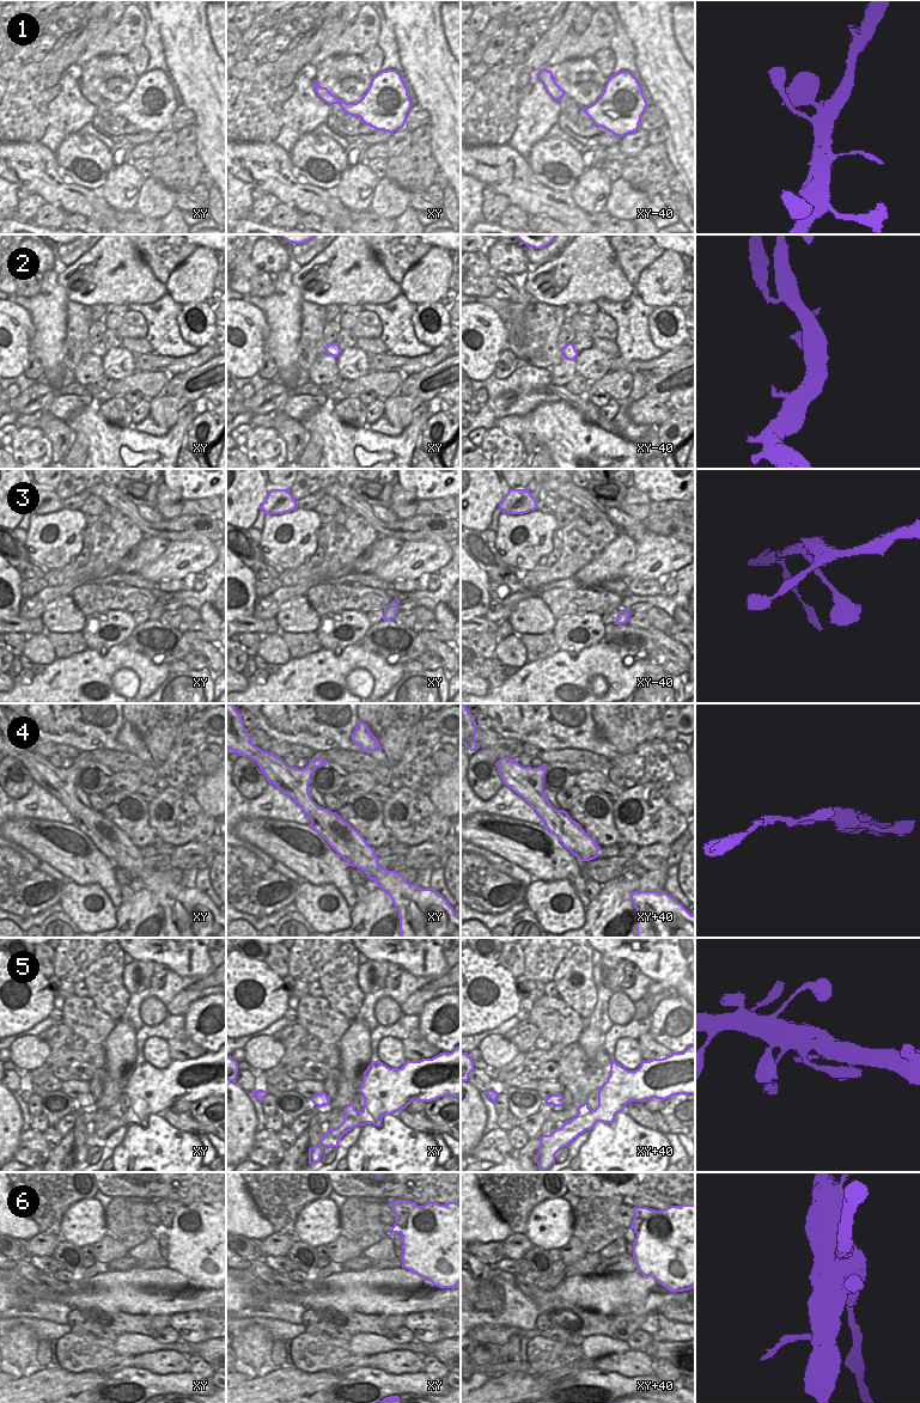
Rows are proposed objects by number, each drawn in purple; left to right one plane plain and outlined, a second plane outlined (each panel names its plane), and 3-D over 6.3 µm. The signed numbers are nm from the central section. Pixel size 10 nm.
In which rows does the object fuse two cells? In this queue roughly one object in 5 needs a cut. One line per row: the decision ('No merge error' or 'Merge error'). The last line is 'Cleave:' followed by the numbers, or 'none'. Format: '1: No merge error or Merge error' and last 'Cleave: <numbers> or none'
1: No merge error
2: No merge error
3: No merge error
4: No merge error
5: No merge error
6: Merge error
Cleave: 6.

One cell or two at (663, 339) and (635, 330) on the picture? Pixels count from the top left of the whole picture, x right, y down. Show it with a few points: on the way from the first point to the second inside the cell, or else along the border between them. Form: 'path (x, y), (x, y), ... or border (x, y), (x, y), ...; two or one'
border (653, 309), (649, 317), (649, 335), (664, 352); two

